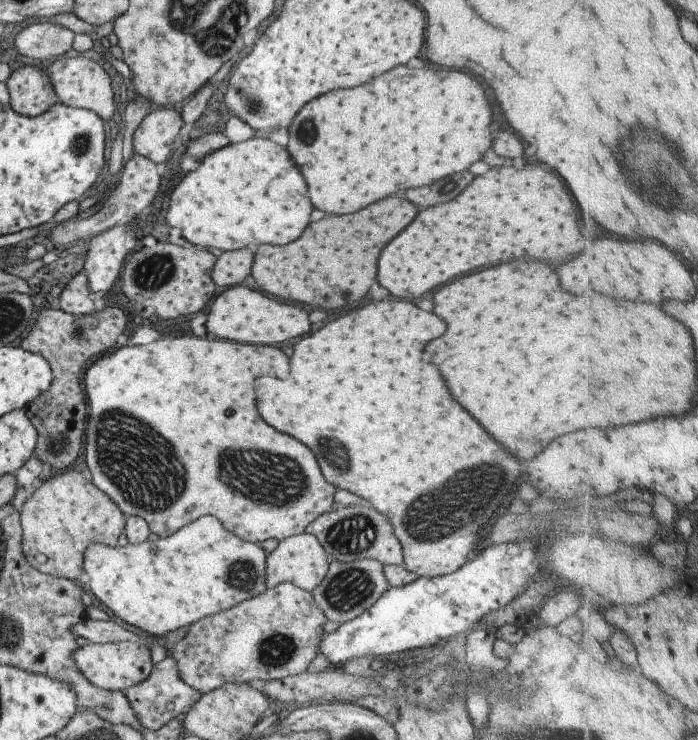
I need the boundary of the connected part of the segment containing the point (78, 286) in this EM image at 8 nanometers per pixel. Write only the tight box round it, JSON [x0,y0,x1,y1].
[58,271,93,316]

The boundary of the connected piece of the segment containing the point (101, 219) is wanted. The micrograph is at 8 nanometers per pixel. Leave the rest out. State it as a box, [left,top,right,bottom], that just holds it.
[44,153,159,244]

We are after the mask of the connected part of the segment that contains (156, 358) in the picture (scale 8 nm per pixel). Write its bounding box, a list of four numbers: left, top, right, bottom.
[82,336,336,542]

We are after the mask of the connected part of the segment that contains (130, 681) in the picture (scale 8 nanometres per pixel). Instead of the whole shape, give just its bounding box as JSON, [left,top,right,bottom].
[71,641,152,692]

